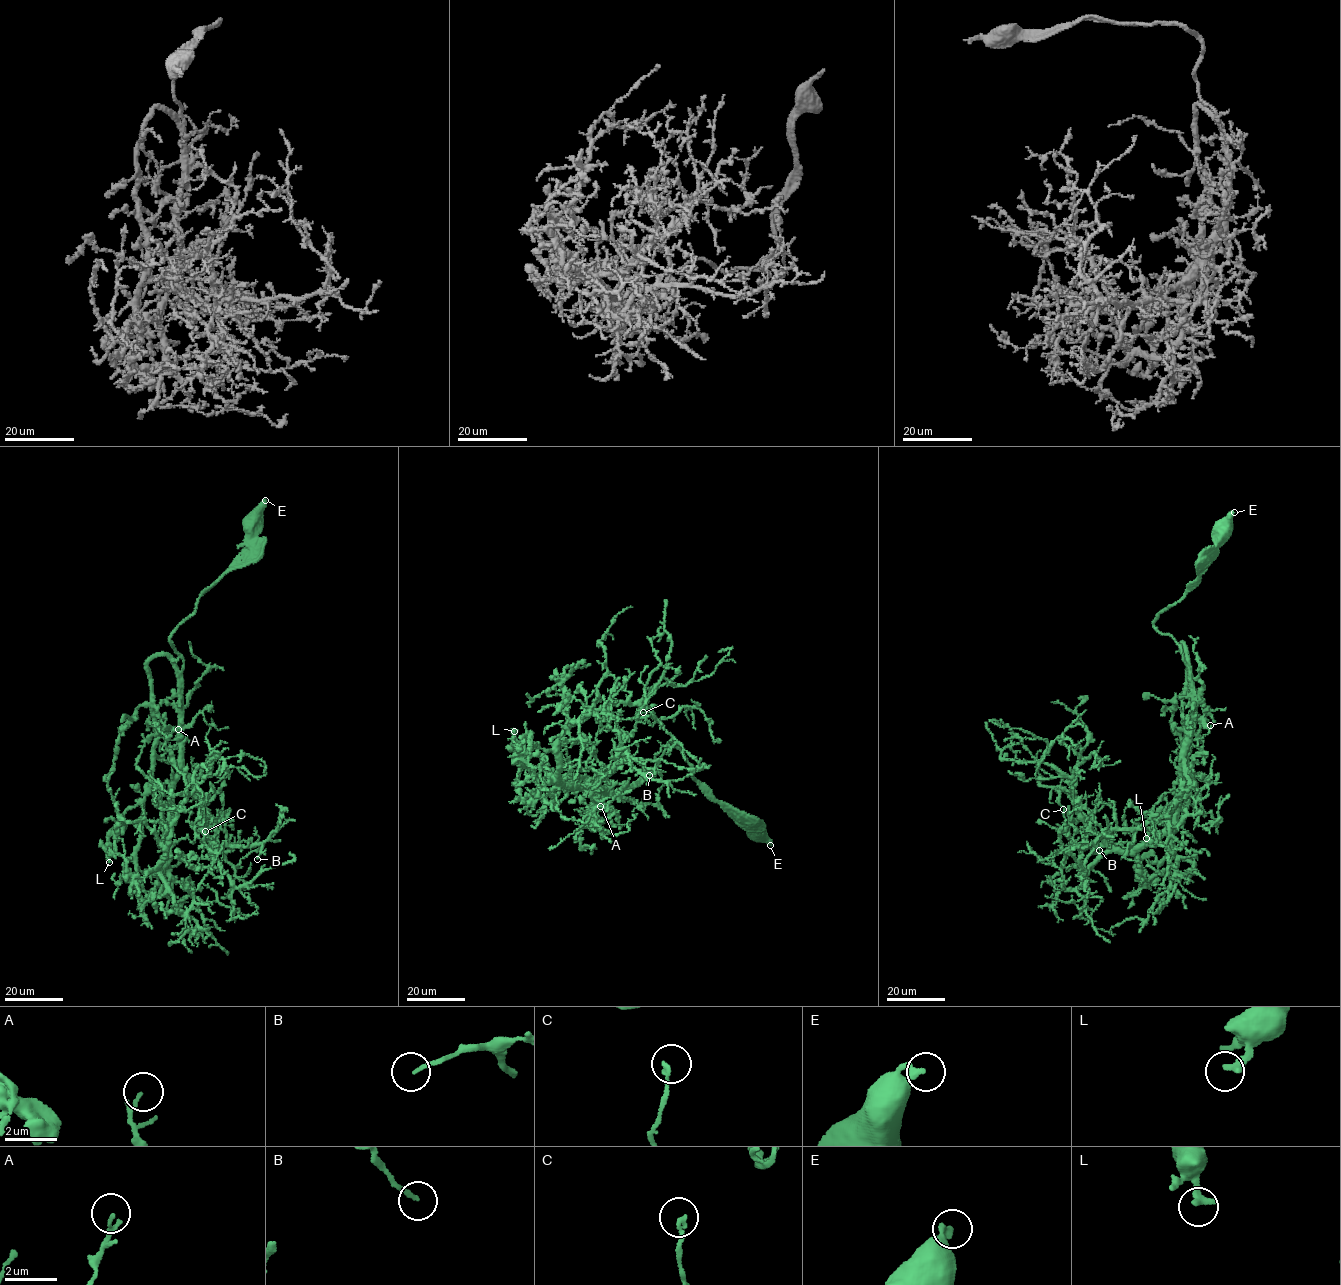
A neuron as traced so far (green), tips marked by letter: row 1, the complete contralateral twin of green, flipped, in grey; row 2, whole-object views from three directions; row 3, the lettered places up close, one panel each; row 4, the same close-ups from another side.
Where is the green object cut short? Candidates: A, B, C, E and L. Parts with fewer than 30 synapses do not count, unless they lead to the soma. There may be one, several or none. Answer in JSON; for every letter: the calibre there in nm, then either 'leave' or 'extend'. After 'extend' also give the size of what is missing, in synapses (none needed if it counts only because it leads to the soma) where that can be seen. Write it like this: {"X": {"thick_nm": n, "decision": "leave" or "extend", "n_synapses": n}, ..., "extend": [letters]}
{"A": {"thick_nm": 80, "decision": "leave"}, "B": {"thick_nm": 140, "decision": "leave"}, "C": {"thick_nm": 170, "decision": "leave"}, "E": {"thick_nm": 280, "decision": "leave"}, "L": {"thick_nm": 300, "decision": "leave"}, "extend": []}

